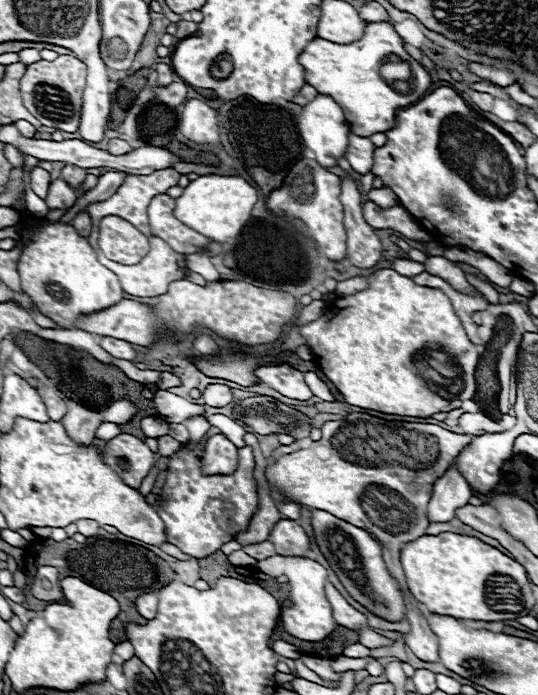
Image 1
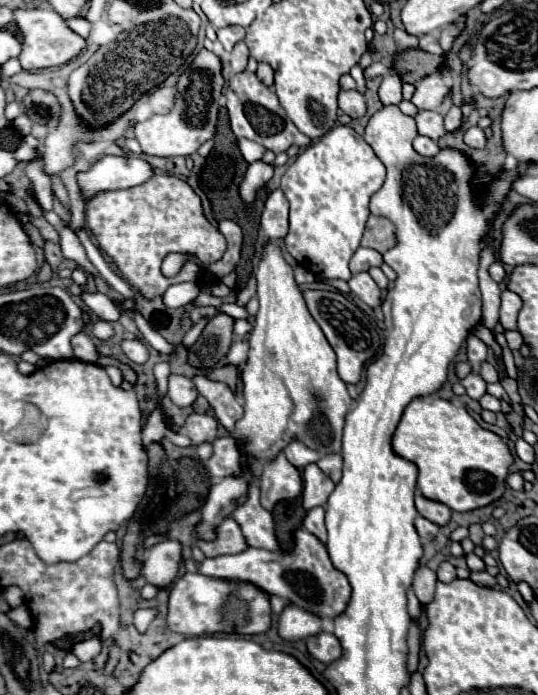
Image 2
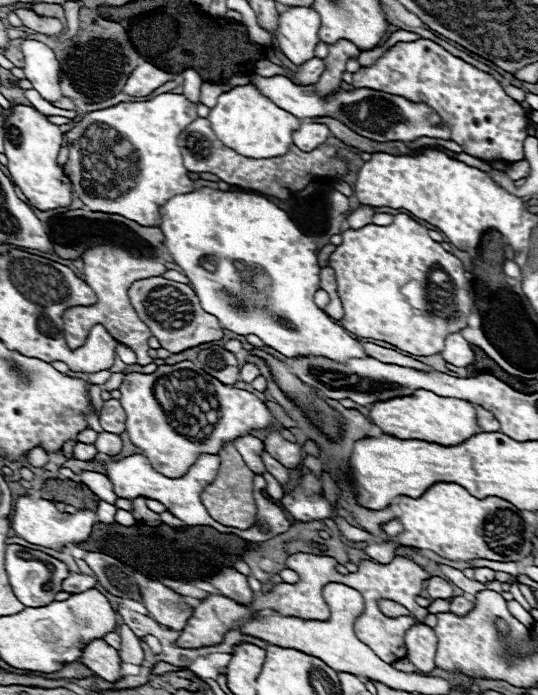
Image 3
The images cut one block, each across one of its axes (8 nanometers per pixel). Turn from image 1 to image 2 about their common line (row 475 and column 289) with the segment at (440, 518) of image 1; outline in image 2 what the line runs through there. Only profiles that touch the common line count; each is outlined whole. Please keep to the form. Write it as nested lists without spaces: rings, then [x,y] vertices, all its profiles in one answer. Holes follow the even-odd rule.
[[[290,442],[290,444],[284,448],[284,454],[286,454],[286,458],[288,458],[296,468],[304,468],[304,466],[320,460],[320,454],[316,454],[316,450],[310,450],[310,448],[304,446],[302,442]]]

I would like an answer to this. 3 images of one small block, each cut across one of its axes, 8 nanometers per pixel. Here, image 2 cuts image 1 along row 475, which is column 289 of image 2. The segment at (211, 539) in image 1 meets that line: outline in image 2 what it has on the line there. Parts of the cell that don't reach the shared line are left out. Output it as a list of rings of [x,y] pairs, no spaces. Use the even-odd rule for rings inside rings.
[[[334,126],[316,144],[308,146],[282,176],[282,192],[290,202],[288,252],[306,270],[328,280],[350,280],[350,258],[360,246],[370,216],[368,204],[386,180],[386,166],[350,126]]]

